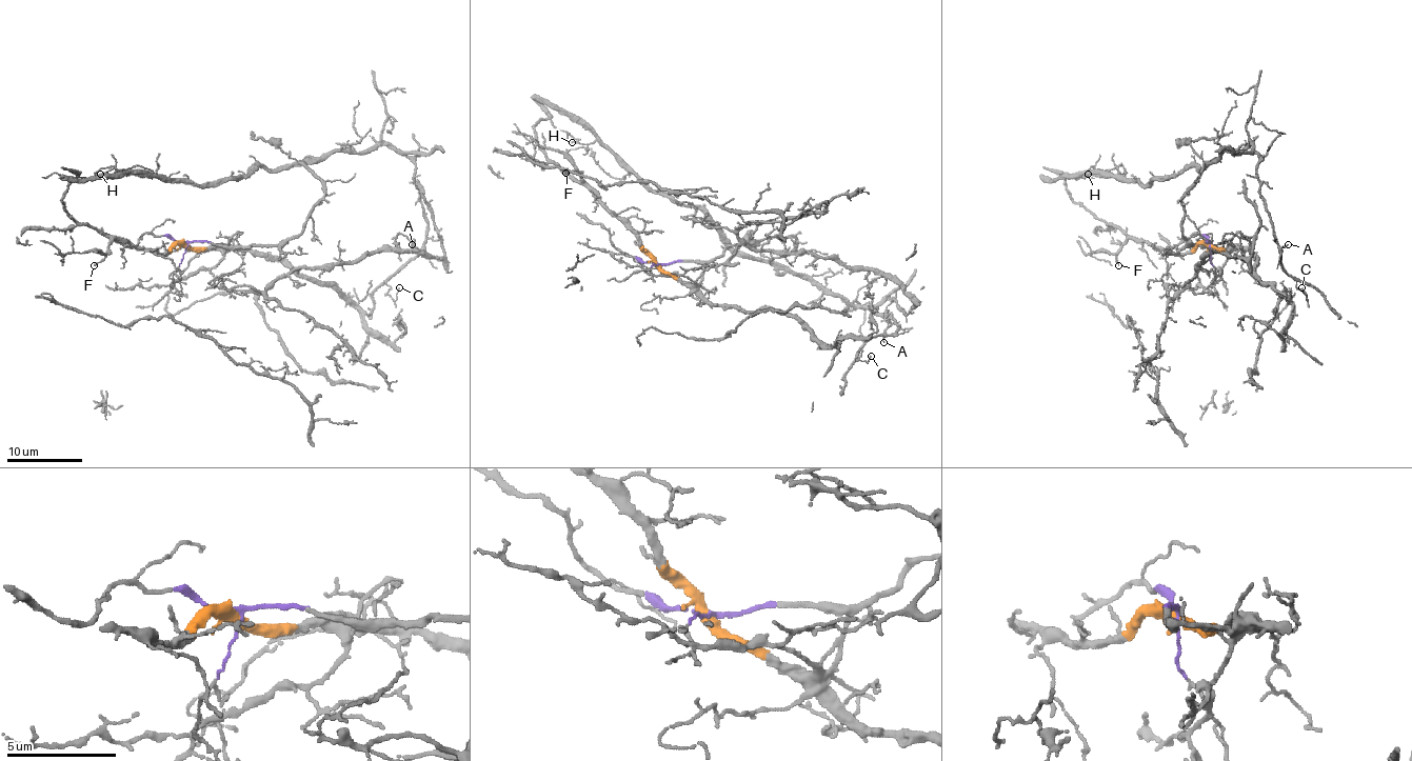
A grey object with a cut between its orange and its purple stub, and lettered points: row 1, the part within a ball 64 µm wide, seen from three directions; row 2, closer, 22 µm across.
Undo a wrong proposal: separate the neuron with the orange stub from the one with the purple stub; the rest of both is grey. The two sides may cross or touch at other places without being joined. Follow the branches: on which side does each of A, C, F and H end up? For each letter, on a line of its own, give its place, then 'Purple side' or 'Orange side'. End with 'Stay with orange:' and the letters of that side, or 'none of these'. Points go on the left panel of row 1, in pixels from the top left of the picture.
A: Place: (412, 244). Purple side
C: Place: (399, 287). Purple side
F: Place: (94, 265). Orange side
H: Place: (100, 174). Purple side
Stay with orange: F

